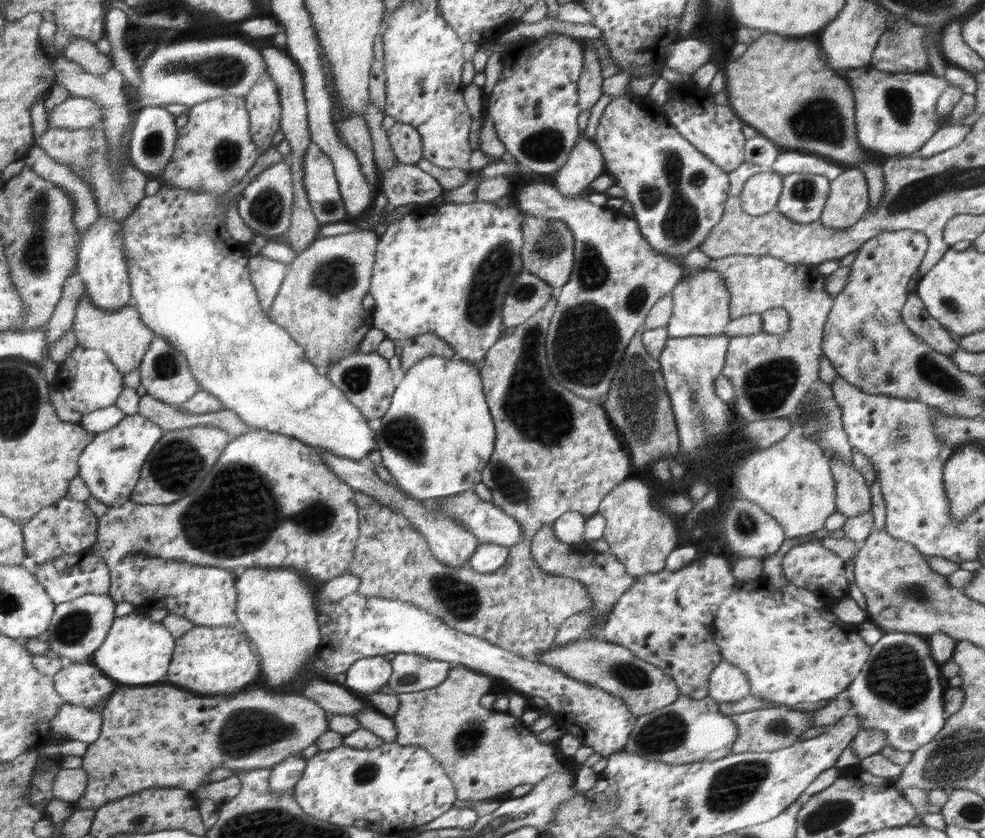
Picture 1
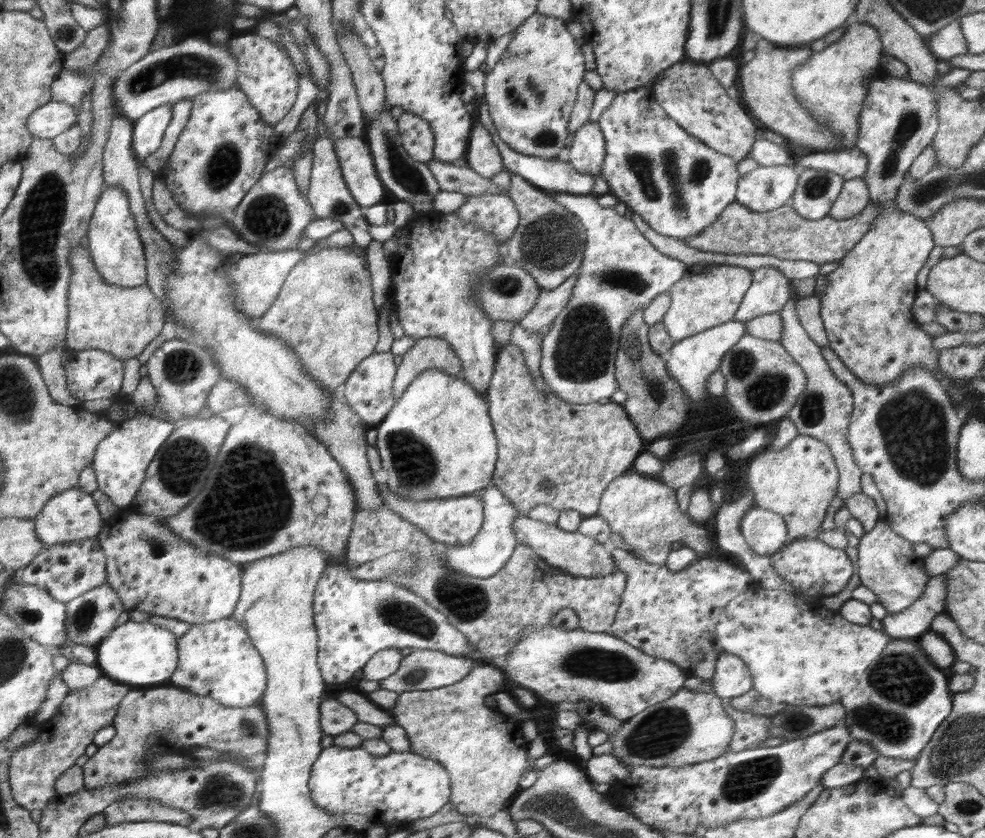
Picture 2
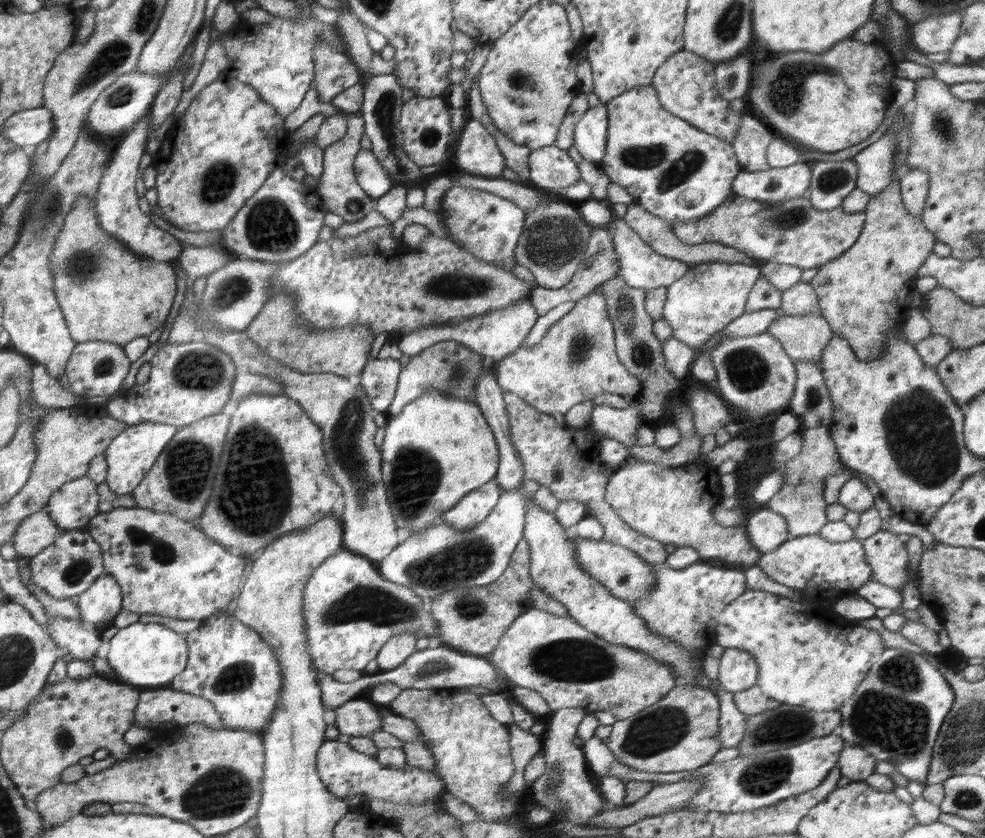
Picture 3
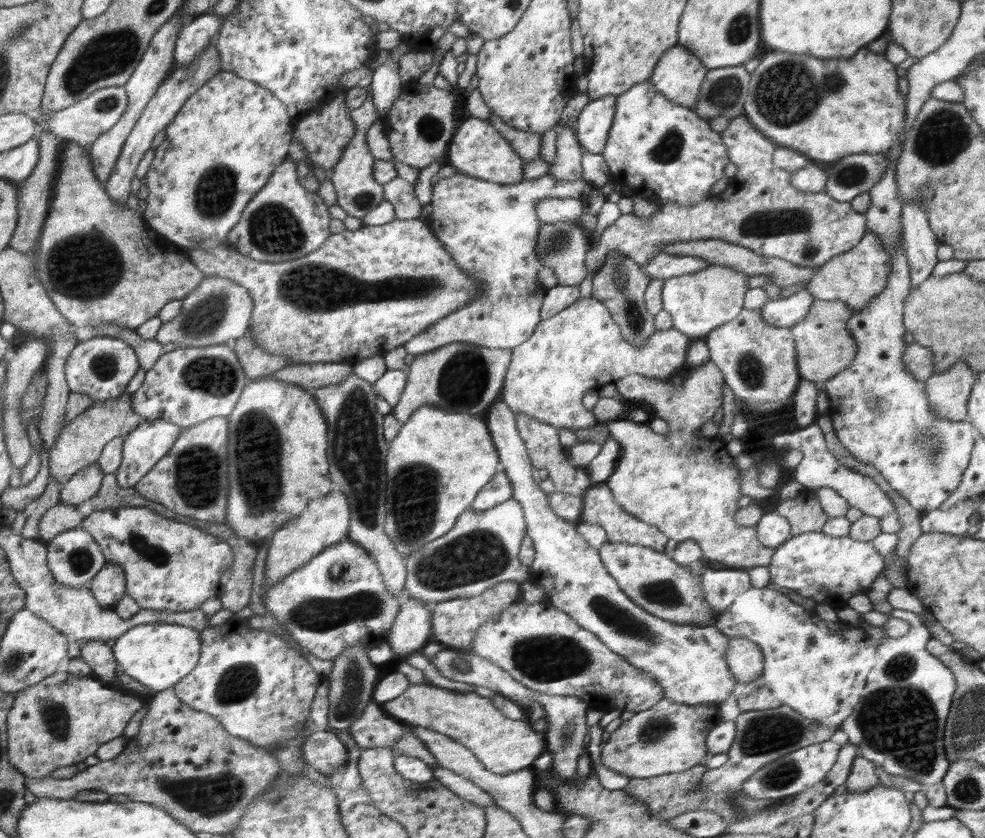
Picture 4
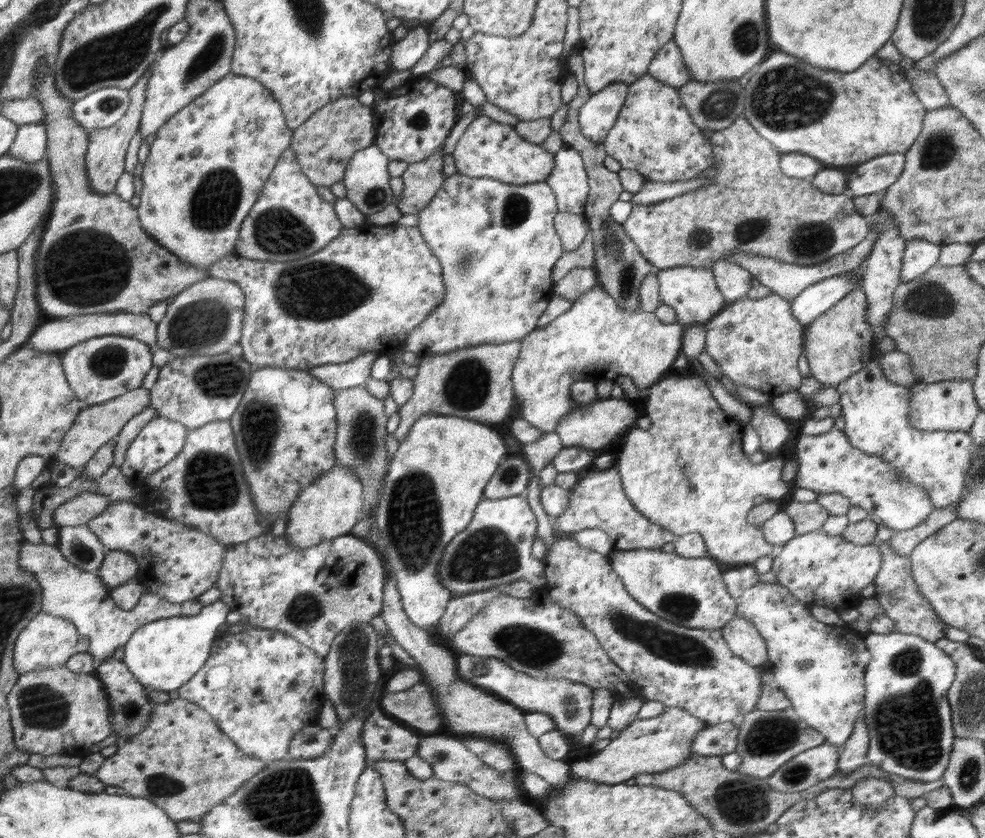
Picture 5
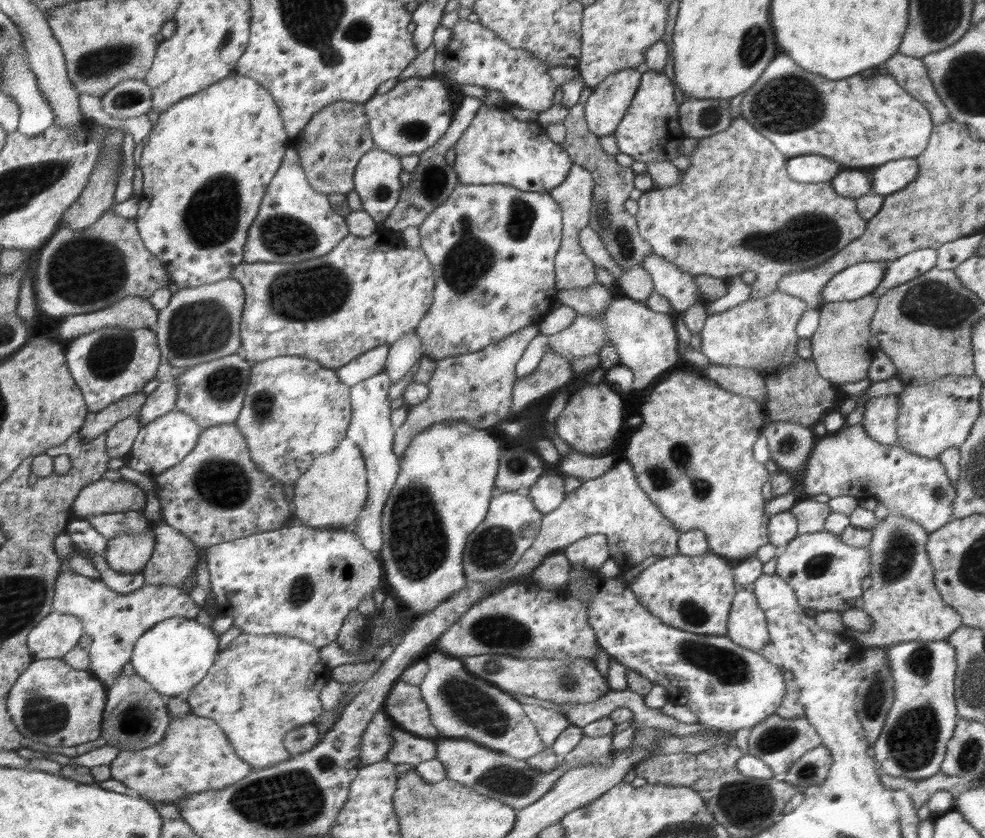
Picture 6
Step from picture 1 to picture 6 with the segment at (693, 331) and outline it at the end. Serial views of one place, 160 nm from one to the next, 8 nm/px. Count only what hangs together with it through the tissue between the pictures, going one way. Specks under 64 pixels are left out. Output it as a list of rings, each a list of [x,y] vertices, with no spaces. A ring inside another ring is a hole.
[[[656,254],[648,255],[648,257],[646,257],[644,261],[642,261],[641,268],[644,268],[644,270],[646,270],[648,274],[650,274],[653,282],[653,290],[656,291],[656,293],[663,295],[664,298],[668,299],[668,301],[671,303],[671,308],[675,310],[675,312],[682,312],[683,314],[685,310],[688,310],[690,306],[696,305],[696,303],[698,302],[706,303],[702,301],[702,296],[699,296],[698,286],[694,284],[695,277],[688,274],[688,272],[680,272],[680,268],[666,261],[666,259],[661,258]]]

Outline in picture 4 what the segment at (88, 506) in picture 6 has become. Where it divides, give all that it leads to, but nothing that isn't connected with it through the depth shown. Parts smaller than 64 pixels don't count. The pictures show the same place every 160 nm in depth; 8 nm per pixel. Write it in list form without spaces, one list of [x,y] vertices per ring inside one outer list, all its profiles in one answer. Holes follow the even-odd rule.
[[[59,503],[43,514],[38,521],[38,532],[35,540],[47,544],[60,533],[78,526],[87,516],[88,506],[73,506]]]

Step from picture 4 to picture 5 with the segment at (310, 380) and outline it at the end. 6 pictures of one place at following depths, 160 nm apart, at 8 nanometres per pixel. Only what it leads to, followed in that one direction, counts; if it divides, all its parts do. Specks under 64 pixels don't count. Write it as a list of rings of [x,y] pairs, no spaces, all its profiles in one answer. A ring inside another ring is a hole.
[[[371,352],[349,362],[310,367],[308,373],[319,378],[322,382],[326,382],[336,391],[352,388],[365,384],[369,379],[372,364],[378,358],[380,355],[377,352]]]

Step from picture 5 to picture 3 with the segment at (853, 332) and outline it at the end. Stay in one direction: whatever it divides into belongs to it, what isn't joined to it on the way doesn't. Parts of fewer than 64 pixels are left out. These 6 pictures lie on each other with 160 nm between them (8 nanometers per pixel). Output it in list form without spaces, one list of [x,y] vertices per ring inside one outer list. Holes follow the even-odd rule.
[[[820,310],[804,316],[782,314],[772,321],[767,332],[775,336],[795,362],[820,365],[823,348],[835,335]]]

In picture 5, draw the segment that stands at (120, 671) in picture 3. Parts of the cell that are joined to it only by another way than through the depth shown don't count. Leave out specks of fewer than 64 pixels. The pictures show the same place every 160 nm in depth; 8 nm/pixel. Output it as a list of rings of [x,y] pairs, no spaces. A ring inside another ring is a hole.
[[[219,599],[215,603],[204,606],[202,612],[194,616],[164,618],[141,626],[138,630],[135,630],[134,636],[124,645],[122,661],[128,667],[128,670],[148,689],[174,694],[174,691],[186,684],[206,662],[206,659],[210,656],[212,642],[216,638],[216,630],[226,622],[226,616],[230,611],[227,603]]]

